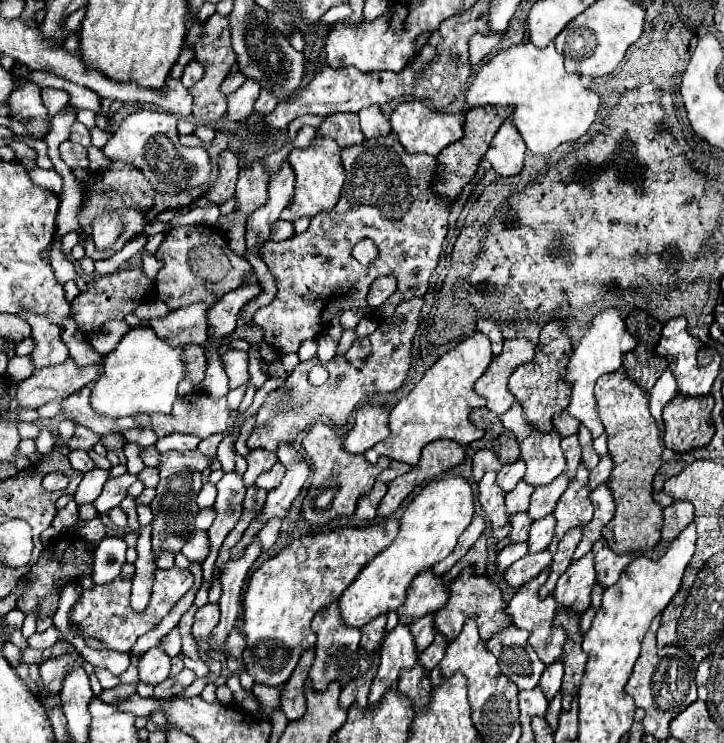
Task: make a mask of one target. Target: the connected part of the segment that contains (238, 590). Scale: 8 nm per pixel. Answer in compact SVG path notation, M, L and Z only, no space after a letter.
M258 536L252 538L250 546L244 548L242 556L236 560L228 560L220 572L220 584L222 584L222 596L220 596L220 622L214 628L214 642L224 642L228 632L232 630L238 610L240 610L240 602L242 602L242 586L246 582L248 570L252 568L254 560L262 554L262 544L258 540Z

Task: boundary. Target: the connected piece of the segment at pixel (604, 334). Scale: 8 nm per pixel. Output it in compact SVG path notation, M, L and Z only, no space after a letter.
M606 308L606 310L602 310L600 314L596 314L592 318L590 328L582 336L580 344L576 346L576 350L570 358L570 364L568 364L568 370L566 370L566 380L574 384L574 390L572 390L572 402L566 410L590 430L592 438L598 438L604 432L604 424L602 424L602 420L598 416L598 410L596 410L594 384L602 374L620 370L624 354L634 350L634 348L636 348L636 338L628 332L620 310L618 308Z

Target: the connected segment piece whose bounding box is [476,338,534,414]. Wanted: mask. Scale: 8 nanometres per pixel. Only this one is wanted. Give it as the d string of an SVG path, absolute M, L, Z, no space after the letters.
M526 338L504 340L504 348L492 358L488 370L476 380L476 392L488 400L488 408L496 414L504 414L514 402L514 394L508 390L508 378L522 362L534 358L534 344Z

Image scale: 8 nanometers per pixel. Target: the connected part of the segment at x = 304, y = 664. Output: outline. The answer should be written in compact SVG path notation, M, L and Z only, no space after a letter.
M308 648L302 656L298 666L294 668L290 680L282 688L282 710L288 720L298 720L306 712L306 696L304 696L304 684L310 672L310 666L314 662L314 648Z

